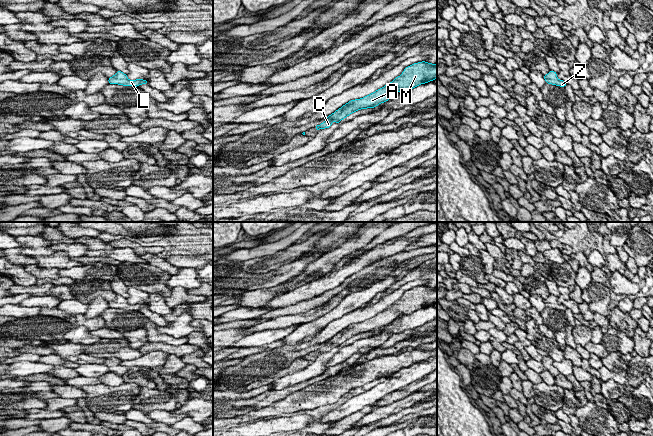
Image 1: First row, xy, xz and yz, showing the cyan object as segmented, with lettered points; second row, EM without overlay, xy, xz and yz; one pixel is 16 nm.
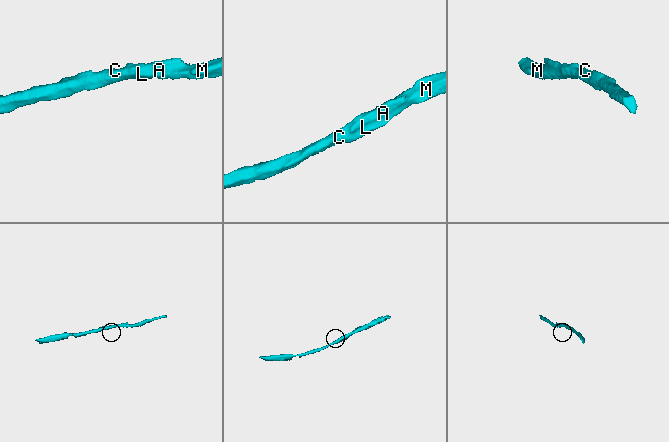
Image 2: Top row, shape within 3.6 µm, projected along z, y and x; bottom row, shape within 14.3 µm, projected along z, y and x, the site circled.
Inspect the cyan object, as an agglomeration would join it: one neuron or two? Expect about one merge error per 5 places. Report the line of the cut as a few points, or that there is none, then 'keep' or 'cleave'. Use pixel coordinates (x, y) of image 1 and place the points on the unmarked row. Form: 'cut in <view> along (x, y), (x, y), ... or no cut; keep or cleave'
no cut; keep

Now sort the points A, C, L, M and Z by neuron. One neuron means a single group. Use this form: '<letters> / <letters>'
A C L M Z

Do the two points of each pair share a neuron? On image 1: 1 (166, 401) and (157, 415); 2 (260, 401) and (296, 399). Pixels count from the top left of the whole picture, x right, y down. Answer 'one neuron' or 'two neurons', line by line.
1: two neurons
2: two neurons

